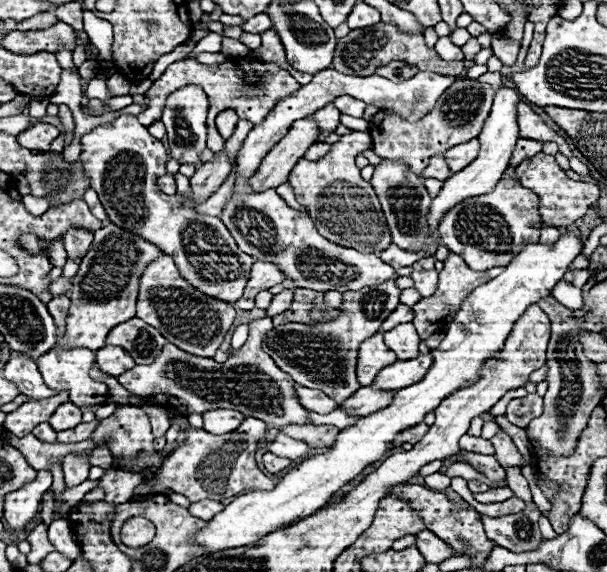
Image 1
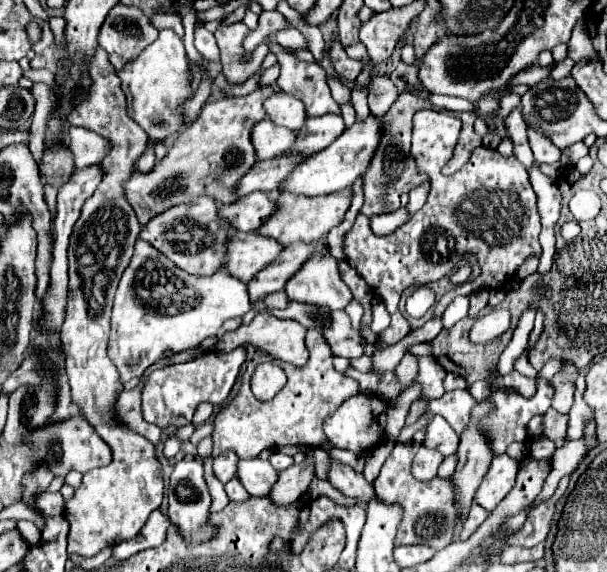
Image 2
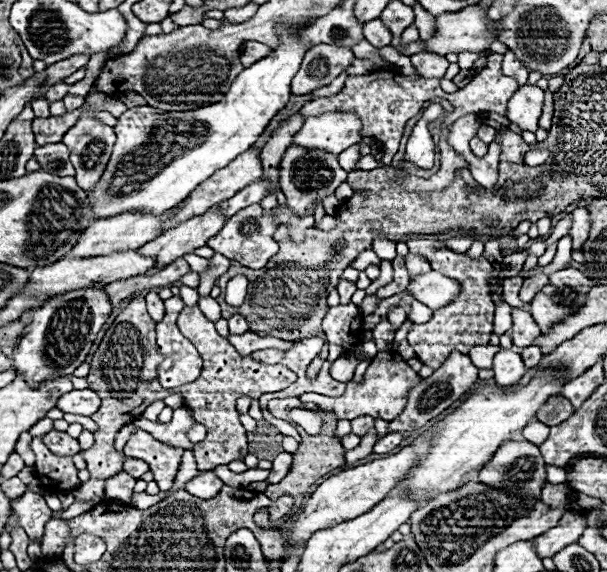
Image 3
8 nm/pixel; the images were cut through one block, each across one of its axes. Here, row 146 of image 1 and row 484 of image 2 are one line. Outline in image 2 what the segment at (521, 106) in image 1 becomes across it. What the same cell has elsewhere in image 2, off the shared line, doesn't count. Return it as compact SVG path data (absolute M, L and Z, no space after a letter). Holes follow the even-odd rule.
M564 476L560 480L560 486L554 492L554 496L550 500L538 504L536 508L532 508L524 526L516 534L512 534L506 544L518 542L518 546L534 546L538 542L544 542L546 536L548 536L548 530L550 530L550 522L554 518L554 508L558 504L558 500L564 496L564 492L568 488L568 482L570 482L570 478Z

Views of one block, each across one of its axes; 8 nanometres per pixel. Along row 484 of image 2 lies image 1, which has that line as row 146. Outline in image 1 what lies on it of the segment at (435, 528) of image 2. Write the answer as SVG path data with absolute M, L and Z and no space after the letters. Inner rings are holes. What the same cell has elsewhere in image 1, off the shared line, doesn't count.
M460 78L438 98L434 110L430 110L418 122L406 122L392 110L380 110L370 120L374 152L382 158L404 160L412 168L412 172L420 174L428 166L428 160L432 156L442 154L450 146L468 142L470 138L476 138L480 134L482 124L486 122L492 110L492 100L494 100L494 88L490 84Z

